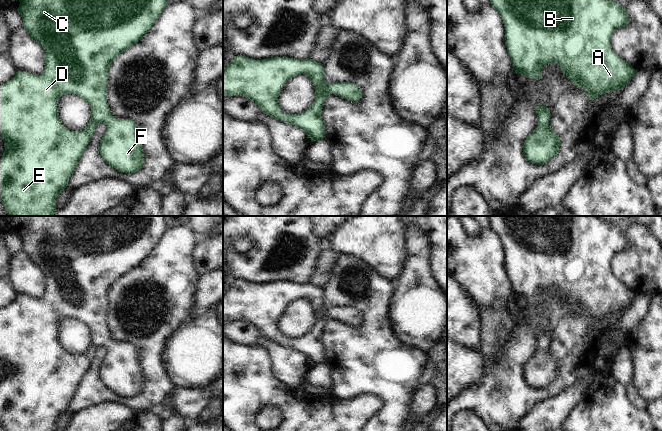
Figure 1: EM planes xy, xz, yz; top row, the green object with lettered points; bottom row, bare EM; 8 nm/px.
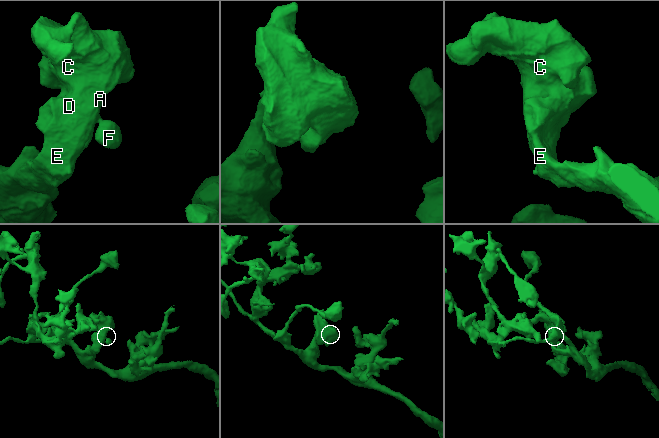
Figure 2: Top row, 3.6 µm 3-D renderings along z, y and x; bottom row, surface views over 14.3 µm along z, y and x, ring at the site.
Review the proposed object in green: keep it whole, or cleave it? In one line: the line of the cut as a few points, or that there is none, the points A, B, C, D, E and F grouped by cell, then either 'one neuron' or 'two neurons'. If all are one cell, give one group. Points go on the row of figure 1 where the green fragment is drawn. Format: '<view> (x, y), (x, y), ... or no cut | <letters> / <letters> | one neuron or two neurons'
no cut | A B C D E F | one neuron

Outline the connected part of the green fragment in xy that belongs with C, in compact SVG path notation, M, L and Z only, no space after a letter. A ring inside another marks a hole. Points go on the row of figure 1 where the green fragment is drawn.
M19 0L17 8L18 13L23 19L23 26L27 32L42 45L45 51L45 68L41 75L24 73L17 71L15 76L8 82L0 85L0 136L4 140L5 151L0 158L0 202L5 207L9 216L54 216L56 209L57 196L69 186L69 179L72 176L84 150L89 144L95 133L95 128L100 123L107 124L107 130L101 138L99 153L102 159L121 173L138 172L144 161L144 154L139 138L139 127L130 119L117 119L111 114L107 104L107 81L109 79L108 70L111 63L118 55L128 50L131 46L137 44L148 31L151 30L154 23L158 20L162 11L168 5L166 0ZM67 94L76 94L82 97L91 108L91 120L87 126L80 131L70 131L65 128L58 116L57 102L59 97Z

